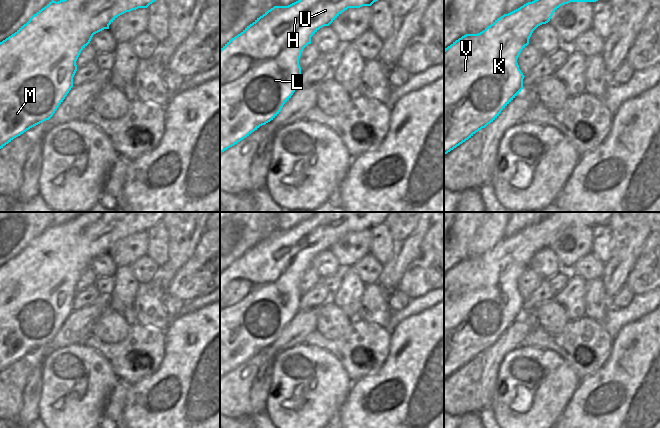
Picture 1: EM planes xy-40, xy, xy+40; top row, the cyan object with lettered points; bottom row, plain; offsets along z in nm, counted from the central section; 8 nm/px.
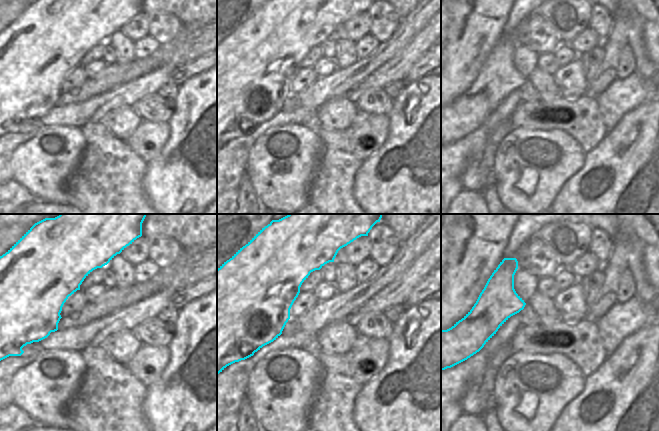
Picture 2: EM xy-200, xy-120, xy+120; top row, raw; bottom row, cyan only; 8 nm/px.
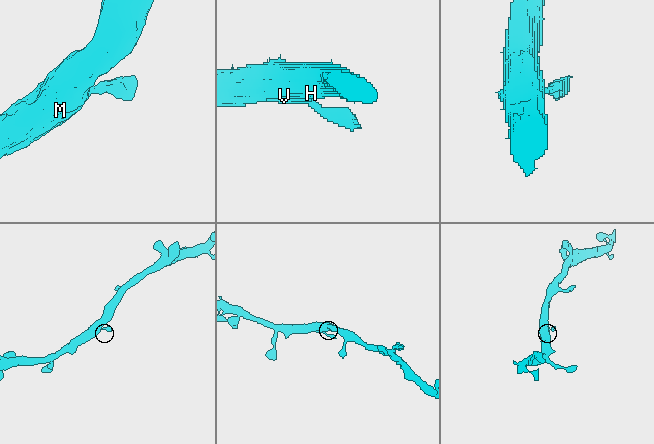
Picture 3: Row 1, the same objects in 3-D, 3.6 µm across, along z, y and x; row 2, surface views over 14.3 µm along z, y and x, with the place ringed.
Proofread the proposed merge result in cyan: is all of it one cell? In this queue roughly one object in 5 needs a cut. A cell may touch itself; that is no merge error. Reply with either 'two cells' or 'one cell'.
one cell

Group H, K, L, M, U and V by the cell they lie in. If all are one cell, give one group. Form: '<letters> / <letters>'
H K L M U V

